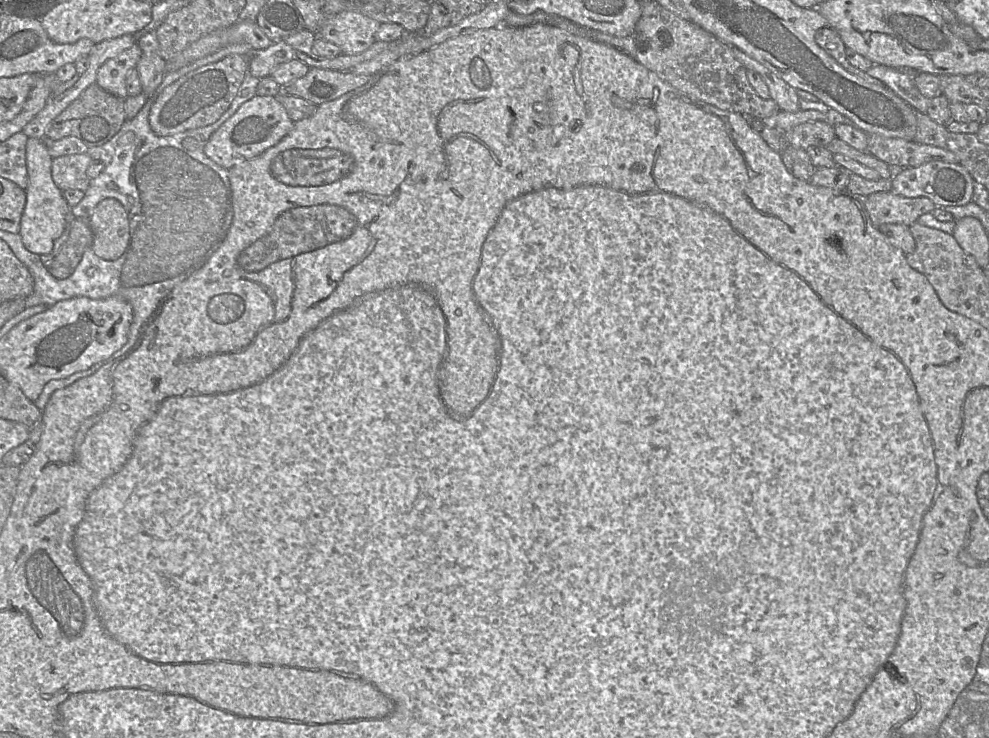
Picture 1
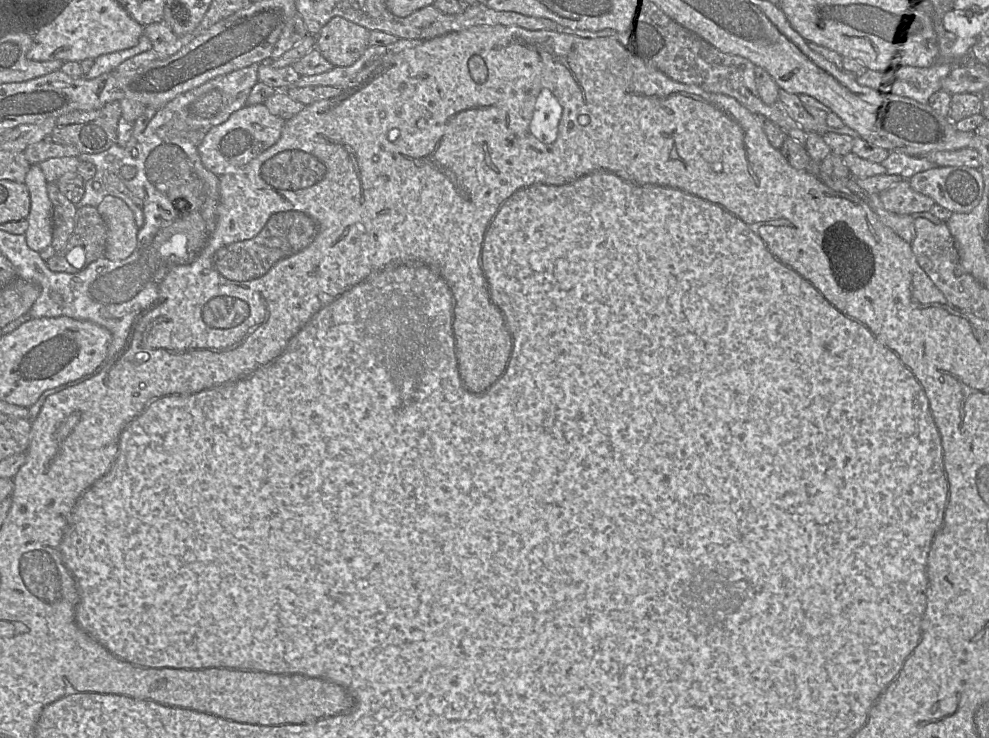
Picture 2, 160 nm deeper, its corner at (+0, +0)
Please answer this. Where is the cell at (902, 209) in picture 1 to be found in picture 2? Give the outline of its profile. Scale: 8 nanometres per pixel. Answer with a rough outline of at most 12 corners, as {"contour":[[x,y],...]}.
{"contour":[[906,179],[880,193],[887,211],[927,212],[932,198],[912,189]]}

